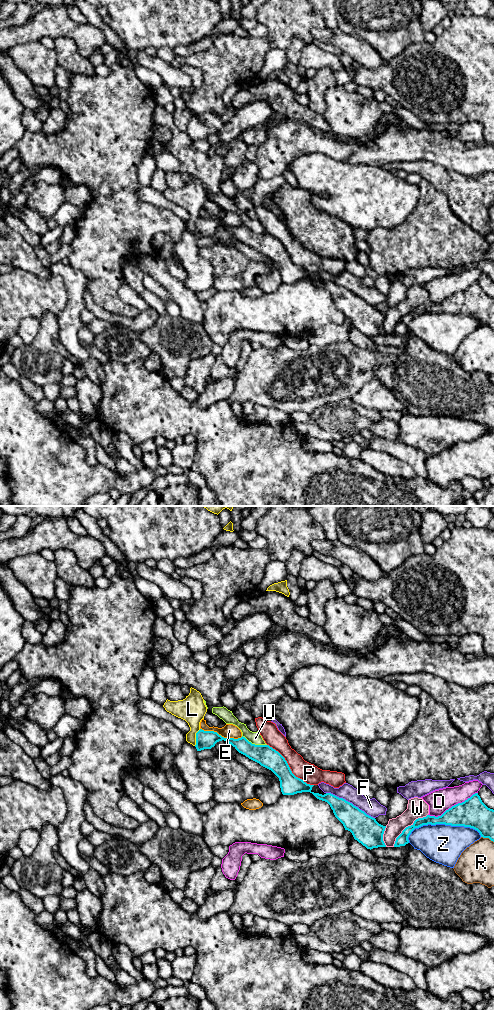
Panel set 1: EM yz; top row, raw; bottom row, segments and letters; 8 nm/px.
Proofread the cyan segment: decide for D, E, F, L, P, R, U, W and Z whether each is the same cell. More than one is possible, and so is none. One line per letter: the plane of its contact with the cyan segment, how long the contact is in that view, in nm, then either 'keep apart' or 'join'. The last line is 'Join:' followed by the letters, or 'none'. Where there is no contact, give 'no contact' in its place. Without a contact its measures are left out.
D: yz | 440 nm | keep apart
E: yz | 360 nm | keep apart
F: yz | 440 nm | keep apart
L: yz | 140 nm | keep apart
P: yz | 500 nm | keep apart
R: yz | 120 nm | keep apart
U: yz | 220 nm | keep apart
W: yz | 380 nm | keep apart
Z: yz | 600 nm | keep apart
Join: none

